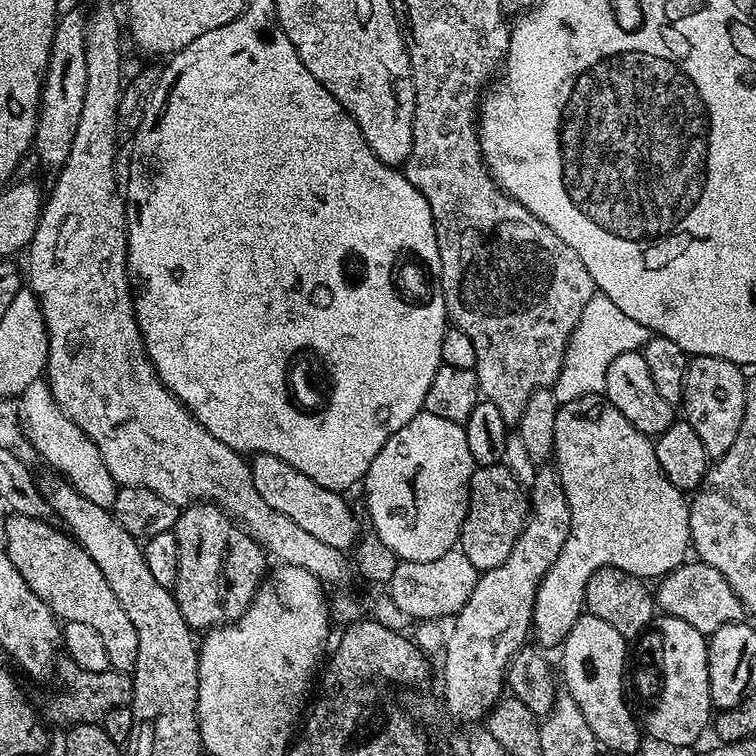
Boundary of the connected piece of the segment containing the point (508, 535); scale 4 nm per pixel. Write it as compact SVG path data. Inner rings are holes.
M503 464L479 466L473 471L468 483L468 509L462 522L458 550L474 562L480 572L494 566L502 566L514 550L514 542L528 523L530 500L526 489L519 484L510 470Z

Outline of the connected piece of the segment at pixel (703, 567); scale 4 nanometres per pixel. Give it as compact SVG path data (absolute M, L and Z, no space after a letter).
M685 562L657 584L660 584L654 588L657 609L665 616L690 622L690 626L694 626L694 630L699 632L711 634L722 626L745 619L746 613L738 594L734 594L730 582L726 582L726 578L722 578L722 574L718 574L718 570L714 570L714 566L709 564Z

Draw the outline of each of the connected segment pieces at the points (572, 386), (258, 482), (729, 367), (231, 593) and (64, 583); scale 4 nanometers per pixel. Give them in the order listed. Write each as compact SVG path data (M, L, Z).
M597 294L590 298L582 318L568 346L564 357L564 370L559 380L552 385L551 391L558 403L574 402L574 398L598 396L606 386L606 370L610 370L610 362L618 358L618 354L639 352L648 341L650 333L642 322L634 322L623 310L618 310L610 298Z
M257 453L251 459L250 467L255 489L271 509L286 515L301 526L302 530L334 549L346 552L357 543L360 529L358 530L354 514L341 493L318 485L308 475L294 470L288 463L273 455Z
M692 356L686 366L682 416L690 426L694 426L694 434L698 434L702 446L706 446L709 461L720 460L738 436L748 389L744 372L741 365L717 356Z
M207 502L187 505L176 520L173 532L178 542L178 578L174 595L178 610L182 610L182 618L186 618L188 627L193 630L215 630L231 625L250 606L252 596L266 572L267 553L227 513Z
M12 514L6 522L6 538L3 543L18 574L22 574L30 590L34 590L34 594L46 602L48 609L57 618L61 621L86 622L86 626L94 626L94 630L102 634L111 671L129 674L136 671L138 630L134 622L130 622L130 614L122 610L122 602L114 598L114 590L110 590L106 578L102 578L102 570L98 570L94 558L86 554L78 541L55 523Z

